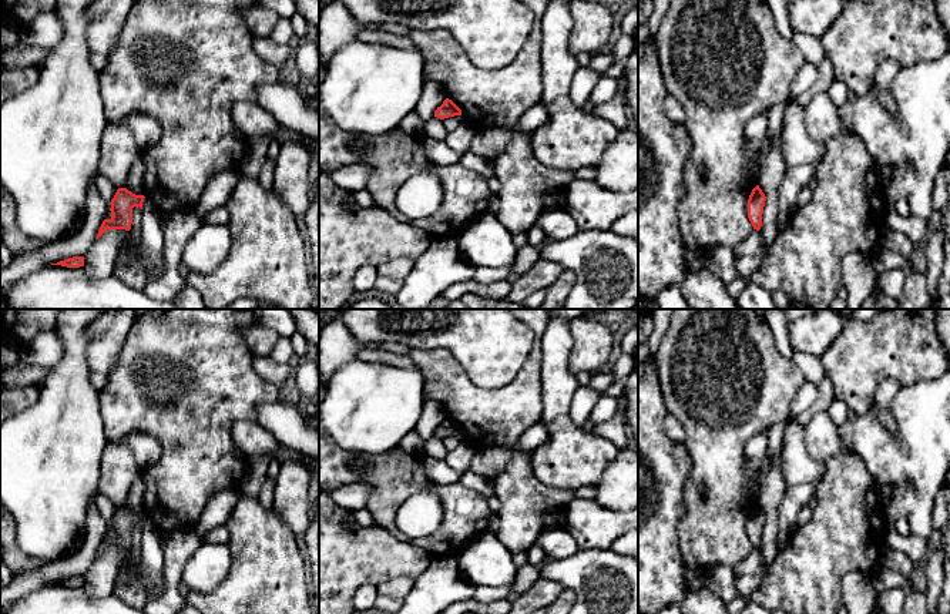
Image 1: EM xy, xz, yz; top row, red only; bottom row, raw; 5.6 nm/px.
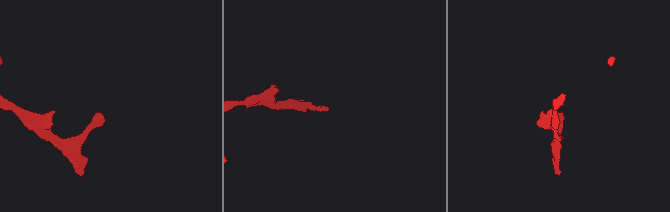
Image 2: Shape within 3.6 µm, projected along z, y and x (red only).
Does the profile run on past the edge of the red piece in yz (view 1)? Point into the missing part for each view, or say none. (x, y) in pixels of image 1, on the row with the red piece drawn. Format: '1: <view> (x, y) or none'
1: none

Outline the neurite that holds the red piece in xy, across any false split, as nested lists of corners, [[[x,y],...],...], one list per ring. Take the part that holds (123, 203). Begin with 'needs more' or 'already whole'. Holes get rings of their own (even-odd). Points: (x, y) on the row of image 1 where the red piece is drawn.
already whole; [[[118,188],[114,198],[111,199],[111,214],[110,219],[104,219],[98,235],[98,239],[107,229],[131,229],[132,224],[132,208],[140,207],[142,209],[144,195],[135,195],[127,188]]]

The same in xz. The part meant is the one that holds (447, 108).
already whole; [[[449,98],[443,101],[440,107],[434,111],[434,117],[444,120],[449,117],[461,115],[461,110]]]

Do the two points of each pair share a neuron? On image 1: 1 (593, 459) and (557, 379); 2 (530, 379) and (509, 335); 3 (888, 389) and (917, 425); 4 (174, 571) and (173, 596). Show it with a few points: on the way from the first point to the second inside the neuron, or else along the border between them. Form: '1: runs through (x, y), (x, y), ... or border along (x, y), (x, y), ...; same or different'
1: runs through (573, 439), (557, 420), (557, 399); same
2: border along (534, 334), (534, 345), (523, 366), (499, 388); different
3: border along (902, 386), (890, 406), (896, 429); different
4: runs through (173, 577), (173, 590); same

